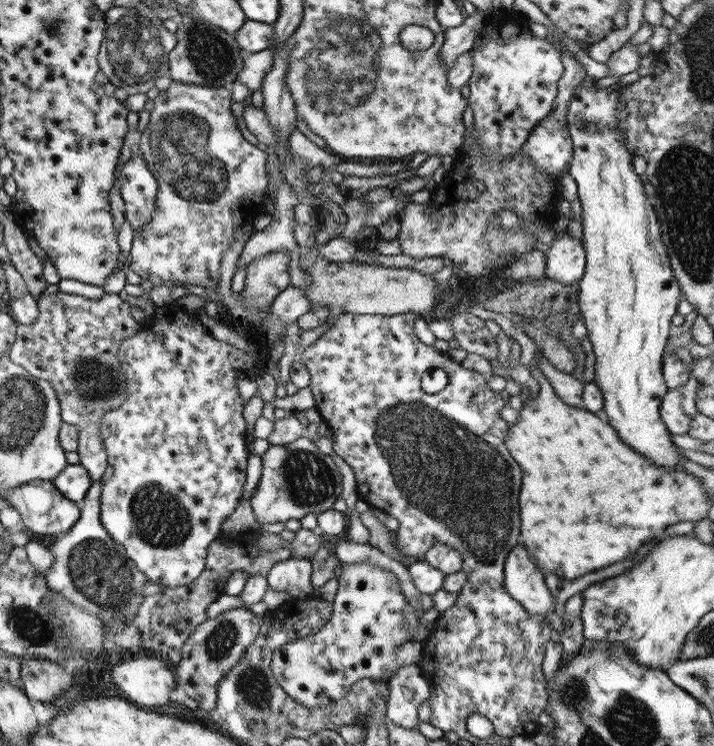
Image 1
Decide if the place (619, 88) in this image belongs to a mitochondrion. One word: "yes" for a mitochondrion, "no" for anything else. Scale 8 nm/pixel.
no

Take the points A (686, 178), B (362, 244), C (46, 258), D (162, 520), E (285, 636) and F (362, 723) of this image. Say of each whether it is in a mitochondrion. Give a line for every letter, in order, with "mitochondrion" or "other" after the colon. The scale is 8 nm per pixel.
A: mitochondrion
B: other
C: other
D: mitochondrion
E: other
F: other

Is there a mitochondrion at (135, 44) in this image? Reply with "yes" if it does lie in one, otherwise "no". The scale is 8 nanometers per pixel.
yes

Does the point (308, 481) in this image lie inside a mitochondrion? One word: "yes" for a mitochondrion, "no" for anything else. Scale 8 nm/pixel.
yes

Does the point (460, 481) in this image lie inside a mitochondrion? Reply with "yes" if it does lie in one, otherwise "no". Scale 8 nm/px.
yes

